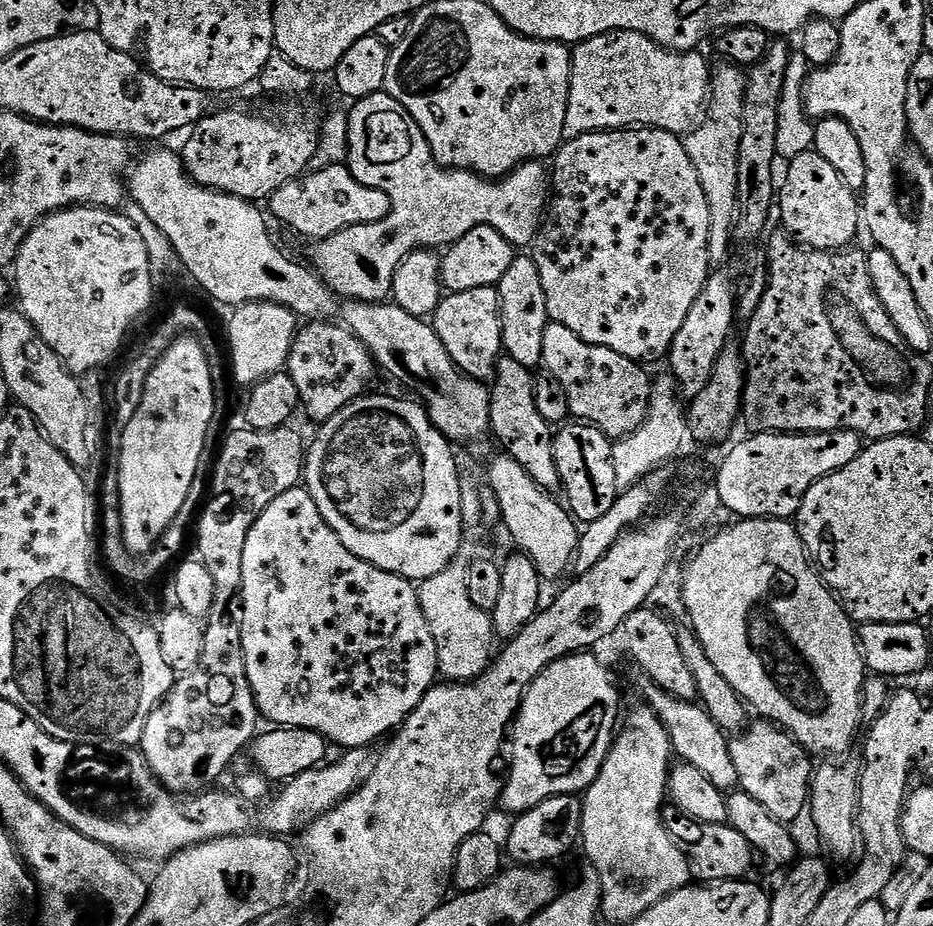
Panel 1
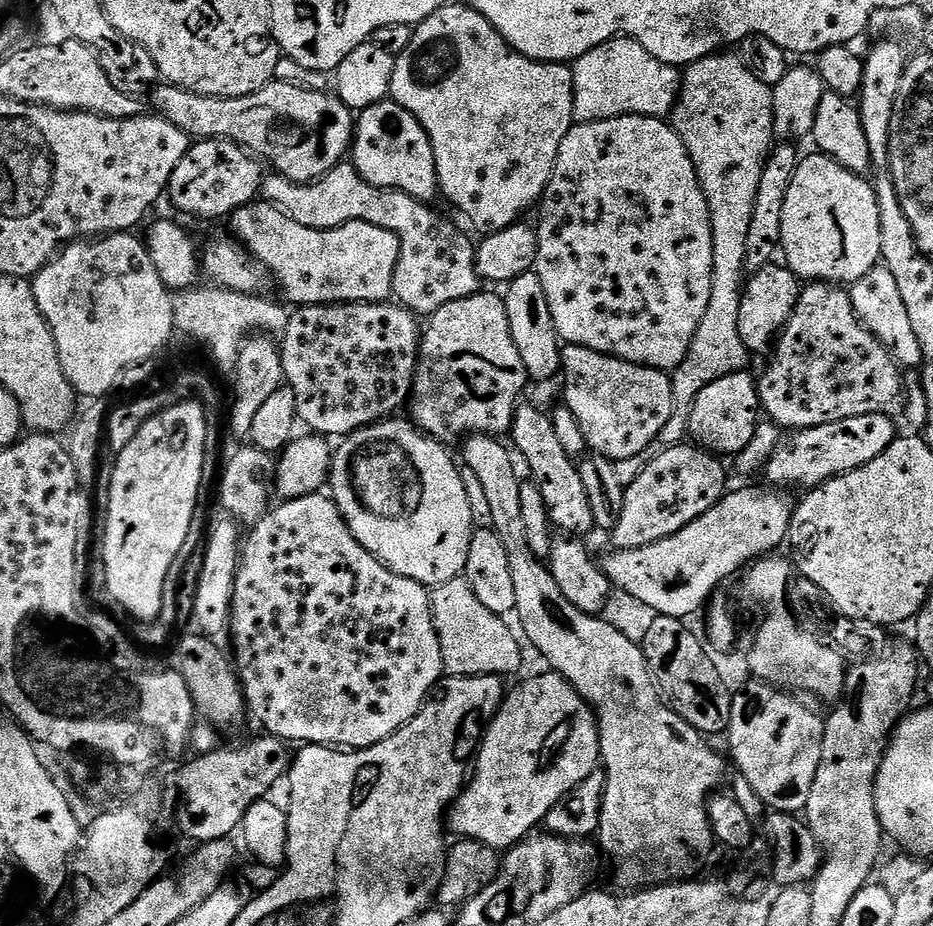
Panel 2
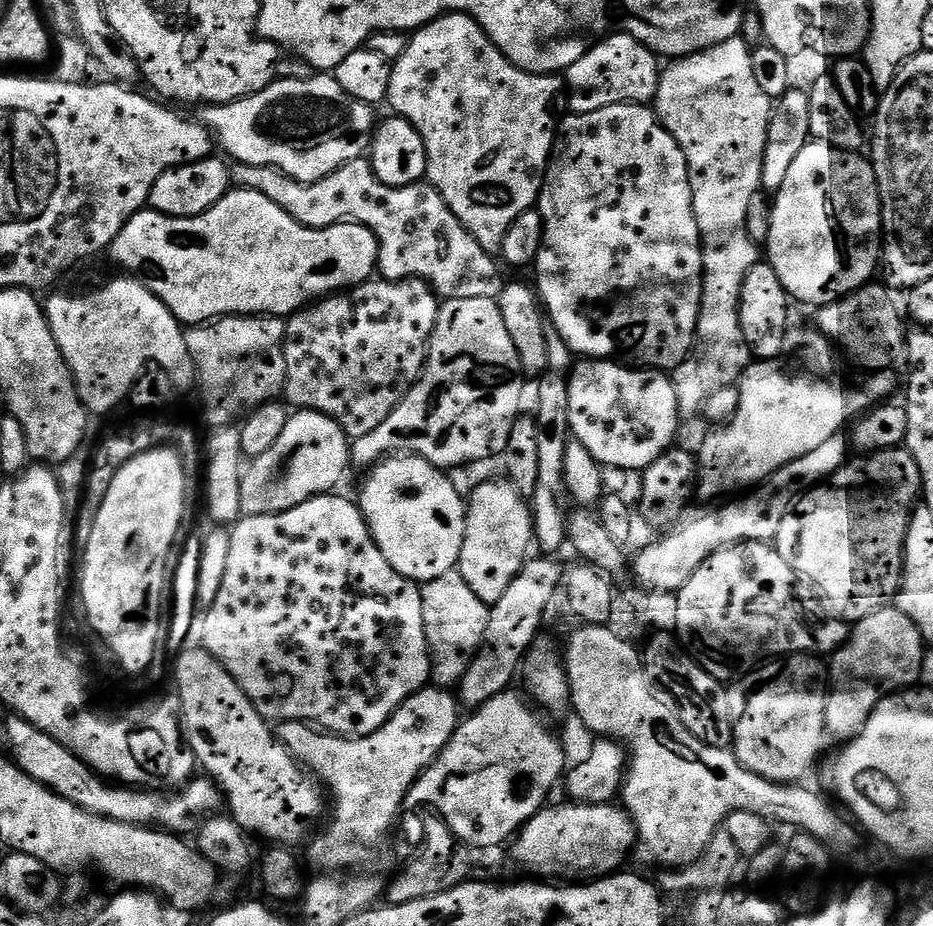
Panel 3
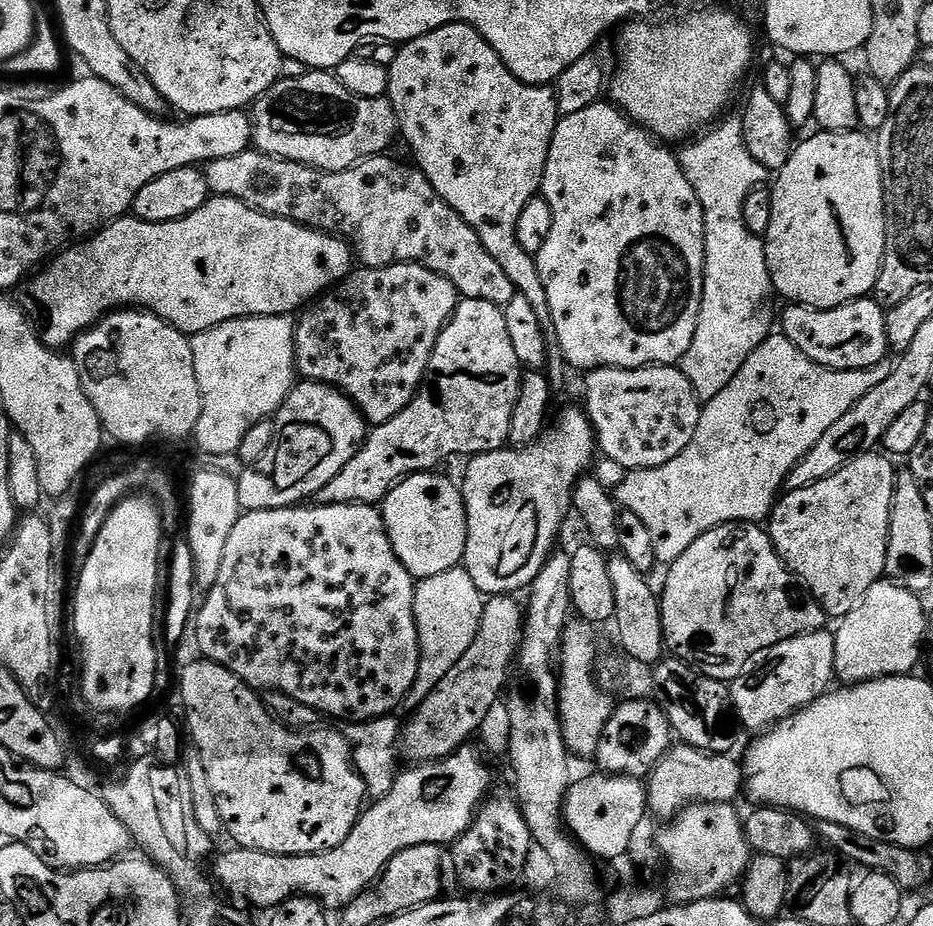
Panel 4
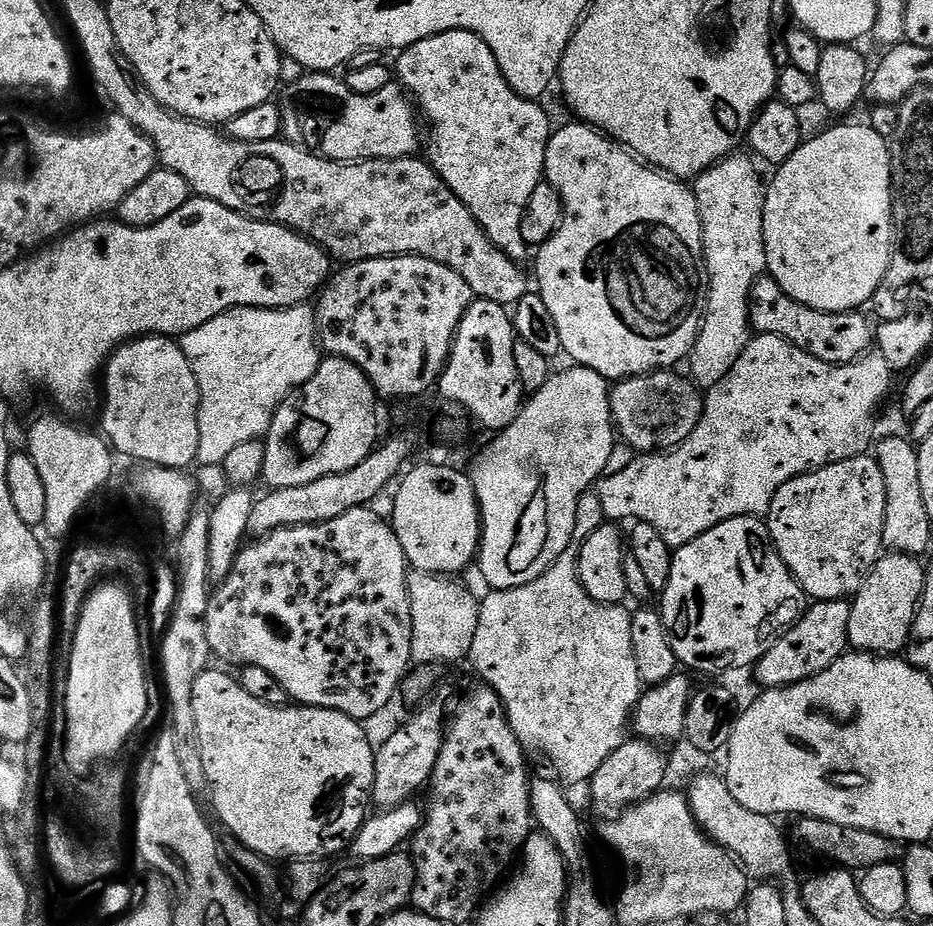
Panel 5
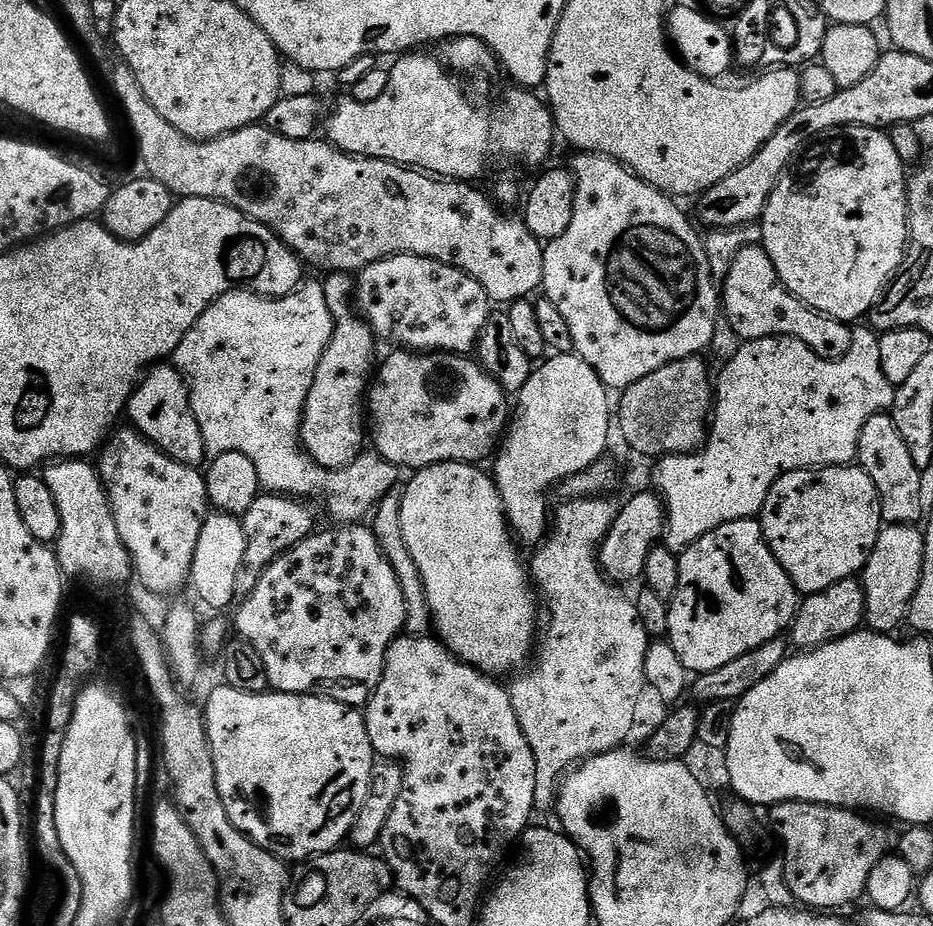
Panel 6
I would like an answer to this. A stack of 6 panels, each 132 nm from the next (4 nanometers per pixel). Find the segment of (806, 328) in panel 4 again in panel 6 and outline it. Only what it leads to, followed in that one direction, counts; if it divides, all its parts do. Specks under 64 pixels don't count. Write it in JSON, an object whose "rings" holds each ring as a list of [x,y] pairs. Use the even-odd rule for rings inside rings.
{"rings":[[[752,242],[740,249],[730,270],[722,277],[722,312],[727,327],[741,341],[789,336],[806,342],[814,354],[837,360],[850,350],[852,328],[845,321],[835,320],[807,308],[780,280],[770,254],[759,243]],[[728,316],[728,320],[727,320]]]}

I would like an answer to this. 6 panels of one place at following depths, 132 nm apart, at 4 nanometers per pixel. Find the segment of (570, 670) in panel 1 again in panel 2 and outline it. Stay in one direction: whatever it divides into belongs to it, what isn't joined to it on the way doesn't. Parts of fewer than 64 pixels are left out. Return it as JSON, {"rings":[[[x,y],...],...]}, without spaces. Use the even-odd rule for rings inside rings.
{"rings":[[[548,671],[541,677],[521,679],[517,684],[517,688],[507,689],[500,709],[487,721],[474,756],[474,771],[450,809],[450,828],[457,832],[457,837],[477,840],[497,850],[519,844],[535,829],[535,824],[543,821],[554,802],[569,795],[601,763],[596,714],[568,679]]]}

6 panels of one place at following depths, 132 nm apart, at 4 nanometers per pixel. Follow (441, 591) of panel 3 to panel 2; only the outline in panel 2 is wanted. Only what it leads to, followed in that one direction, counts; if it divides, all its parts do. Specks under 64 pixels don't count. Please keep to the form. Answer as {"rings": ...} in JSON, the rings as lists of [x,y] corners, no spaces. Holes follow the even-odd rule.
{"rings":[[[467,579],[451,580],[449,584],[439,585],[431,593],[432,621],[436,627],[436,633],[440,639],[440,649],[444,659],[444,670],[448,676],[499,676],[507,677],[507,672],[513,671],[514,666],[520,663],[517,645],[506,630],[506,625],[500,616],[494,615],[474,594],[474,590],[468,585]]]}

